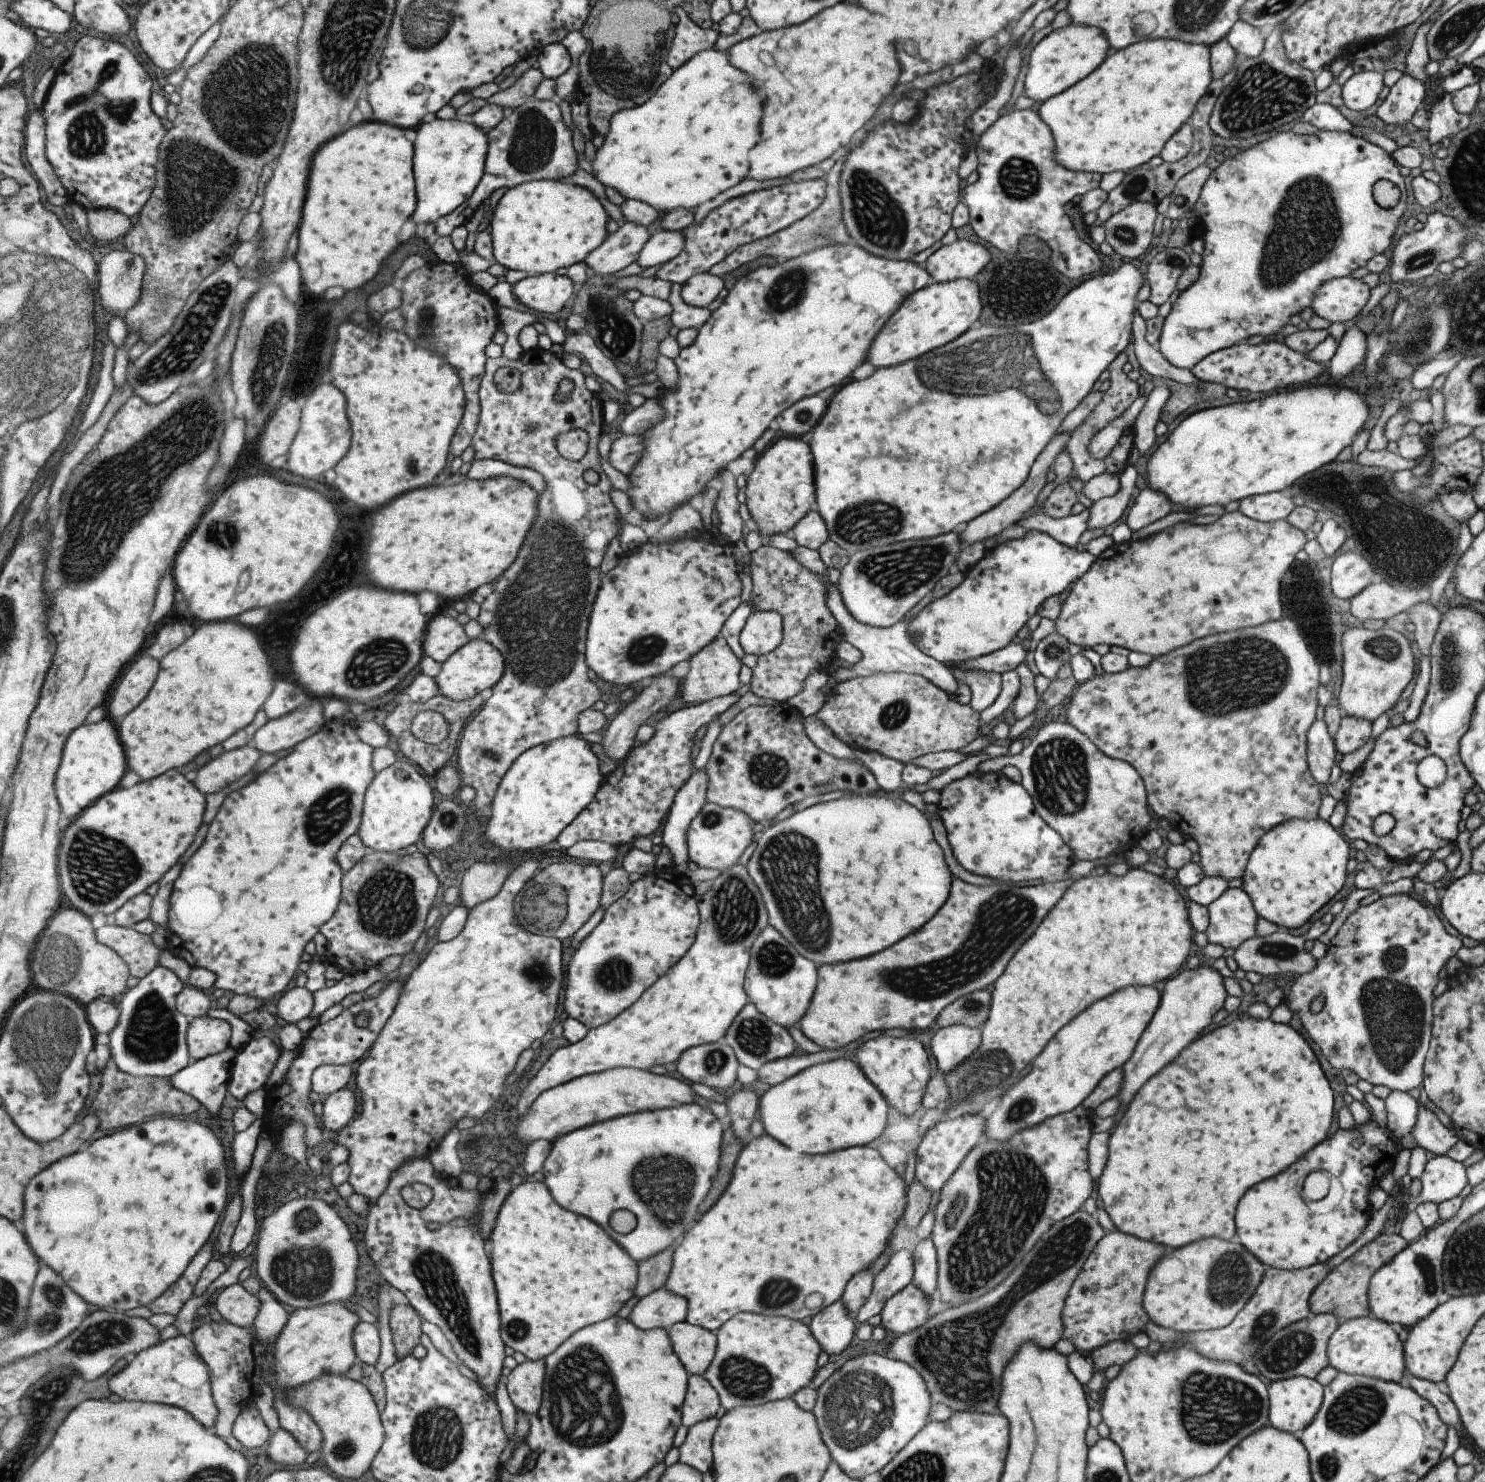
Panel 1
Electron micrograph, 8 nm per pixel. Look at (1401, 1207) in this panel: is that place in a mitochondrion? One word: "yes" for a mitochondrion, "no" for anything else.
no

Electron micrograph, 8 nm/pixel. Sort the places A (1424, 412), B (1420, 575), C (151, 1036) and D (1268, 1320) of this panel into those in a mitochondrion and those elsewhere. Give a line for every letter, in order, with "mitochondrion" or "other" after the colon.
A: other
B: other
C: mitochondrion
D: mitochondrion

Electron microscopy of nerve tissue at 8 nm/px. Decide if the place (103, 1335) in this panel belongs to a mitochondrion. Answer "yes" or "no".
yes

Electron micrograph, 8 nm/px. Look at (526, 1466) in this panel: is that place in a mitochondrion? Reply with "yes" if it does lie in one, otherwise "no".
no

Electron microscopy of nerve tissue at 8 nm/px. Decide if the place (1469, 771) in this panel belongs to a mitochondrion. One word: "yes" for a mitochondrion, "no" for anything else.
no

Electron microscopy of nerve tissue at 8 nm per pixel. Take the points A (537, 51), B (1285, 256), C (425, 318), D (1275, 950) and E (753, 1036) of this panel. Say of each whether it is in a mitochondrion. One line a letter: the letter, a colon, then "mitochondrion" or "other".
A: other
B: mitochondrion
C: mitochondrion
D: mitochondrion
E: mitochondrion

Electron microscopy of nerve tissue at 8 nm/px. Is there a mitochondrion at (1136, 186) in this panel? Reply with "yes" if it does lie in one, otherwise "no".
yes

